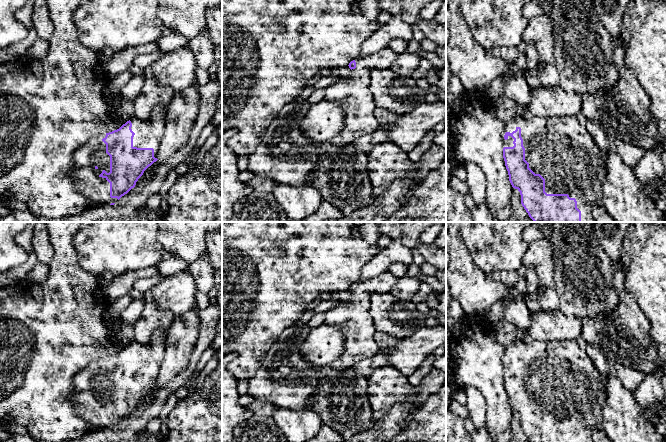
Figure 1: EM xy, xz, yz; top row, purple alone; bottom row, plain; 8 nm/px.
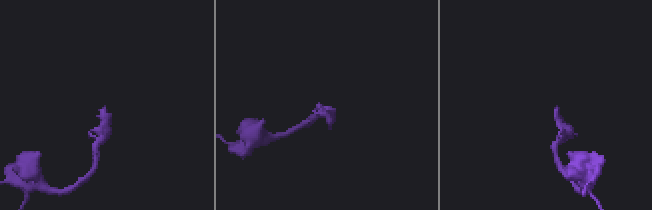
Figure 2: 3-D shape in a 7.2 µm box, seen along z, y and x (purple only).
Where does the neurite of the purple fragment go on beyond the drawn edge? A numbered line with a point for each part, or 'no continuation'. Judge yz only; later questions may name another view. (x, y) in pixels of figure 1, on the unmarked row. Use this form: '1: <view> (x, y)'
1: yz (561, 373)

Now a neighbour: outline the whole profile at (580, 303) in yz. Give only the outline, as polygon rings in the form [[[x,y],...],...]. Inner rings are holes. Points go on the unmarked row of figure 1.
[[[594,222],[534,223],[541,229],[543,238],[552,244],[554,289],[559,297],[559,309],[579,319],[611,313],[619,303],[618,291],[613,289],[615,270],[597,242]]]

